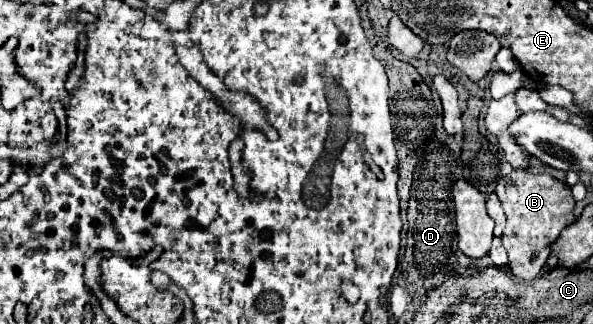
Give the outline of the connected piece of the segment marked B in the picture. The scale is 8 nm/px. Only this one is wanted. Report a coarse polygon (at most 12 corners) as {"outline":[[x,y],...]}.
{"outline":[[514,169],[496,195],[514,277],[530,281],[576,219],[570,185]]}

